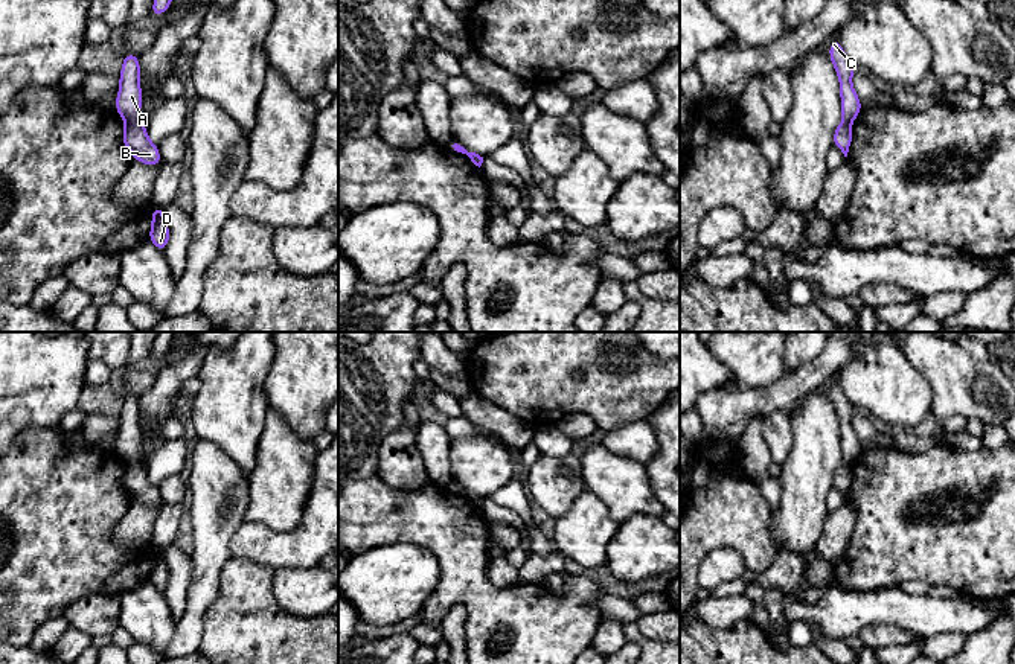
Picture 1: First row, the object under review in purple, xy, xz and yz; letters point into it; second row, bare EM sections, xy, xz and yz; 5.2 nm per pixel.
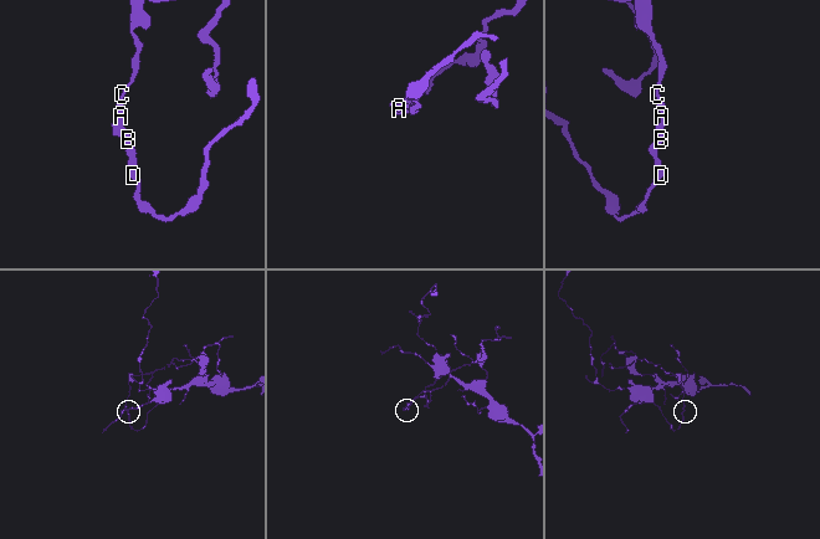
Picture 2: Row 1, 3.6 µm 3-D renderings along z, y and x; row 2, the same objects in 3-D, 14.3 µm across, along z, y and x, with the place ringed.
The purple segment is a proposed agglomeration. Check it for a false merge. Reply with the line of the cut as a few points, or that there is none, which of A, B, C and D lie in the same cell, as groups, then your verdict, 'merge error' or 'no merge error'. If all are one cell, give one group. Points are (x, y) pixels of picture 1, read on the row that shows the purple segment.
cut xy (125, 119), (137, 122); groups A C / B D; merge error

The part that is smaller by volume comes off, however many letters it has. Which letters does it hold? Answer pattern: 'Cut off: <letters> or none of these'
Cut off: A, C

